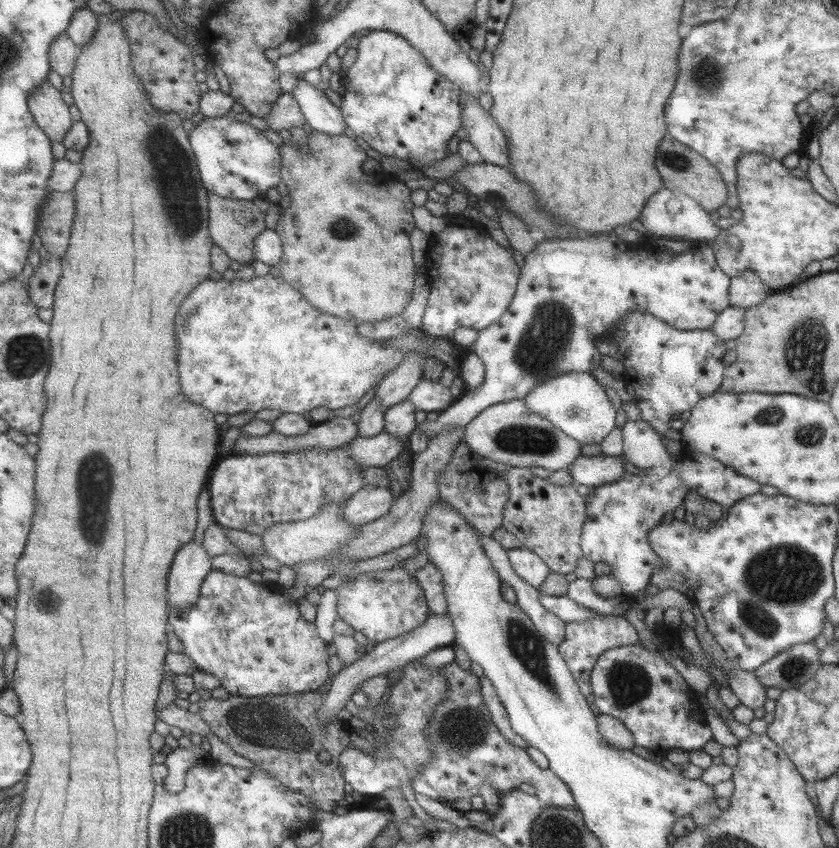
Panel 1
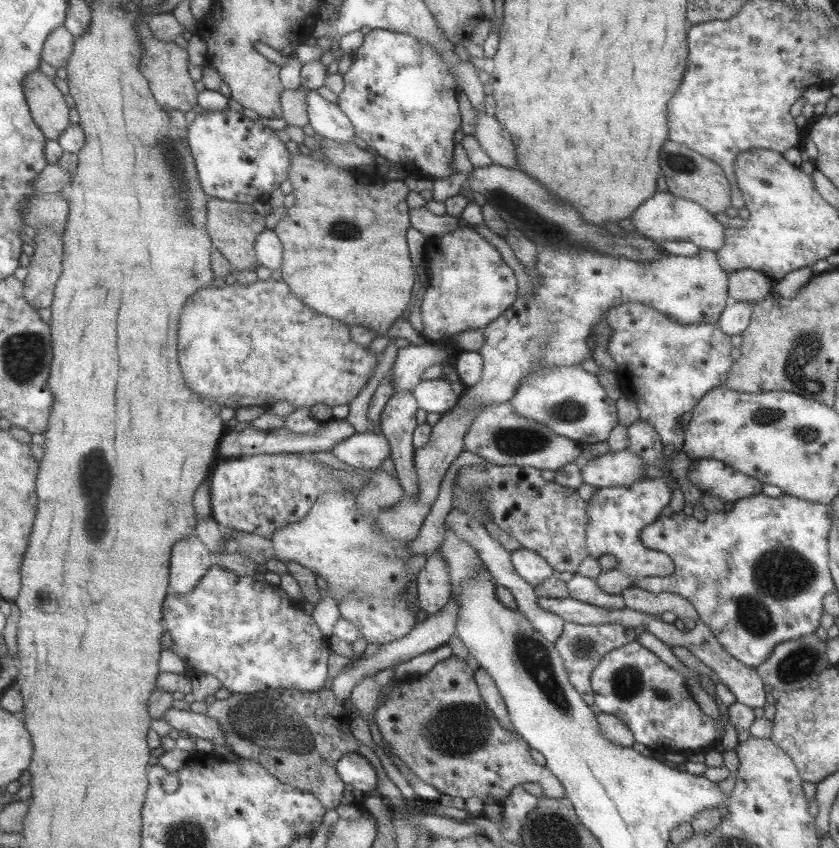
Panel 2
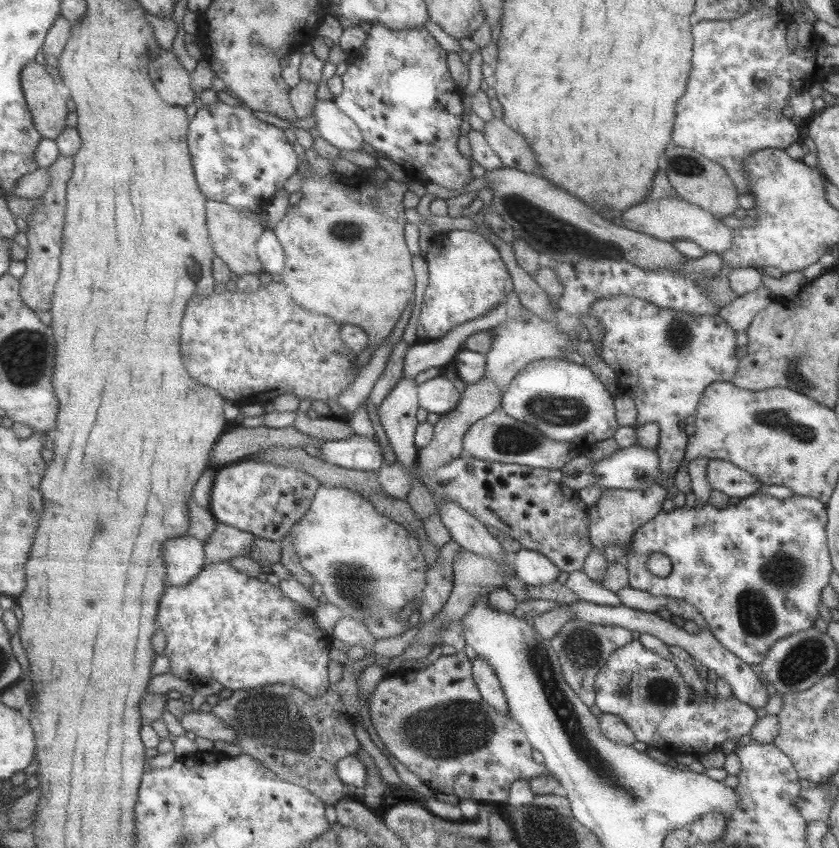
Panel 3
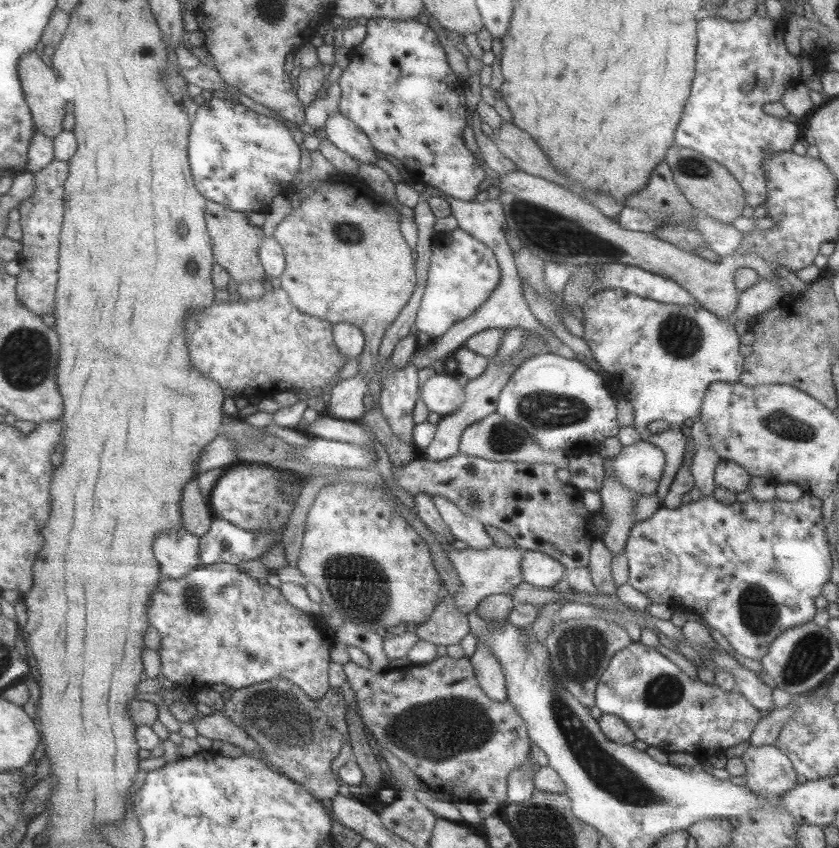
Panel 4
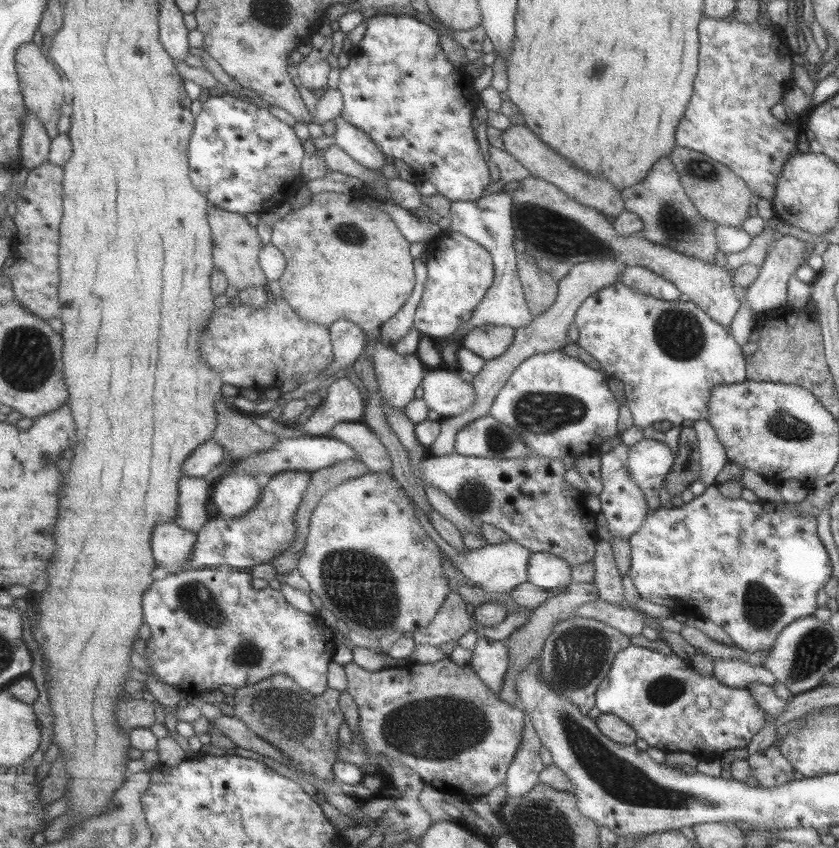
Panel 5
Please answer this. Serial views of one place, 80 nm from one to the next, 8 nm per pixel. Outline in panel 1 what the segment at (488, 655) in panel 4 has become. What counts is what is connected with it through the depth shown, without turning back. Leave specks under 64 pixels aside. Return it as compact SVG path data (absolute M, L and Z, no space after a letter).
M485 675L479 677L478 679L483 703L489 712L494 726L499 729L499 732L509 742L511 742L511 744L517 745L522 749L527 748L528 744L525 742L525 740L523 740L523 738L521 738L521 736L519 736L510 727L510 722L508 721L506 711L497 697L497 693L492 685L492 682Z

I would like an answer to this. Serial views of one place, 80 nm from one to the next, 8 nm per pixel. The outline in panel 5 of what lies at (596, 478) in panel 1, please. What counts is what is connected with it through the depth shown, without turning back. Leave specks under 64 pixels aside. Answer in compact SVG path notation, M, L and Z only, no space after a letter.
M643 438L628 450L628 473L634 483L643 491L648 510L651 513L661 506L659 491L662 480L674 461L674 452L666 444L650 438Z

